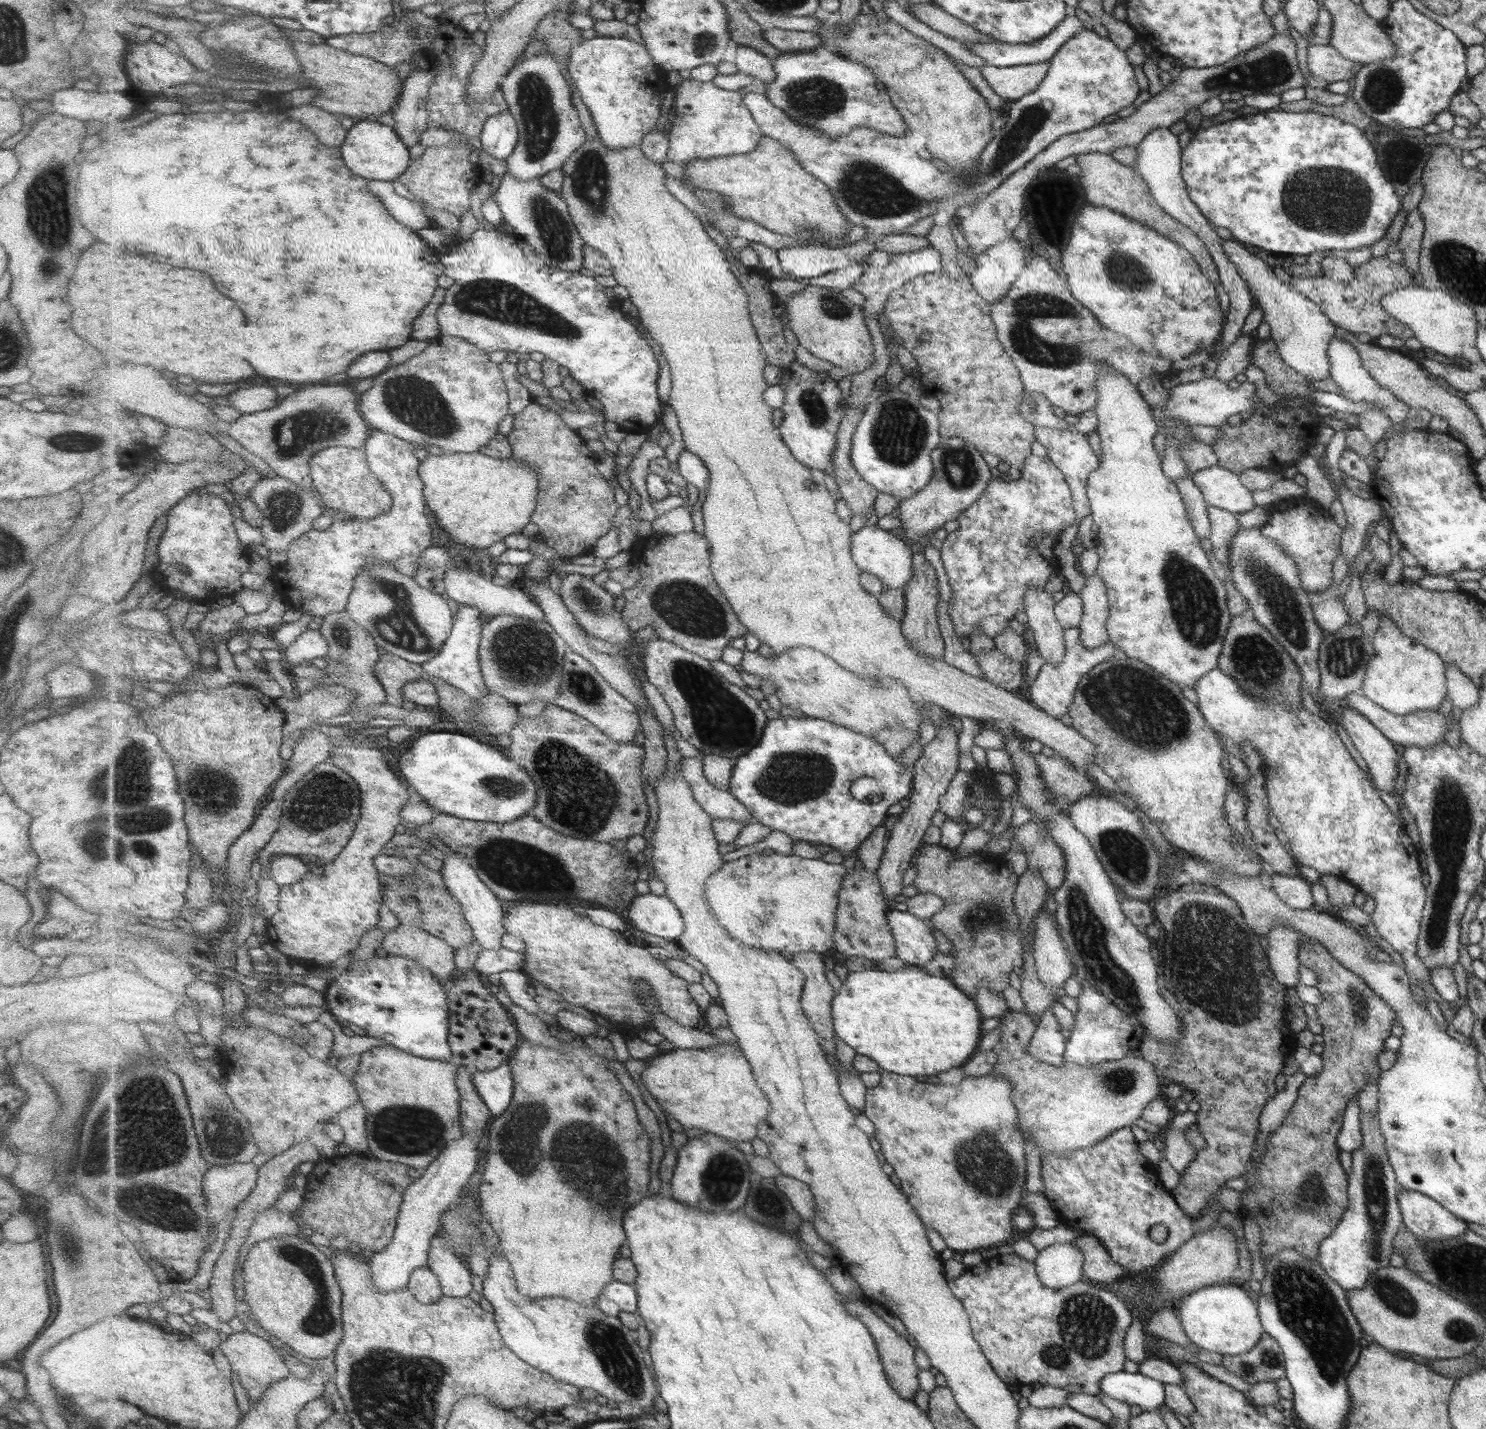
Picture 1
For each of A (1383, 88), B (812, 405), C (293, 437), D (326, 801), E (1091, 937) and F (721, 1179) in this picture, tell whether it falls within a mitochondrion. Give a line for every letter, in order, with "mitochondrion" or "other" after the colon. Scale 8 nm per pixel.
A: mitochondrion
B: mitochondrion
C: mitochondrion
D: mitochondrion
E: mitochondrion
F: mitochondrion

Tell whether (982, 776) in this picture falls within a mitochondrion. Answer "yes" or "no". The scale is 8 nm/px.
no

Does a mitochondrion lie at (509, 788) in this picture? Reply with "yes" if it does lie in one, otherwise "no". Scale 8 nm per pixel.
yes

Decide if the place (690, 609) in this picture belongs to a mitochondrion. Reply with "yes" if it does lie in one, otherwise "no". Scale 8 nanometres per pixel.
yes

